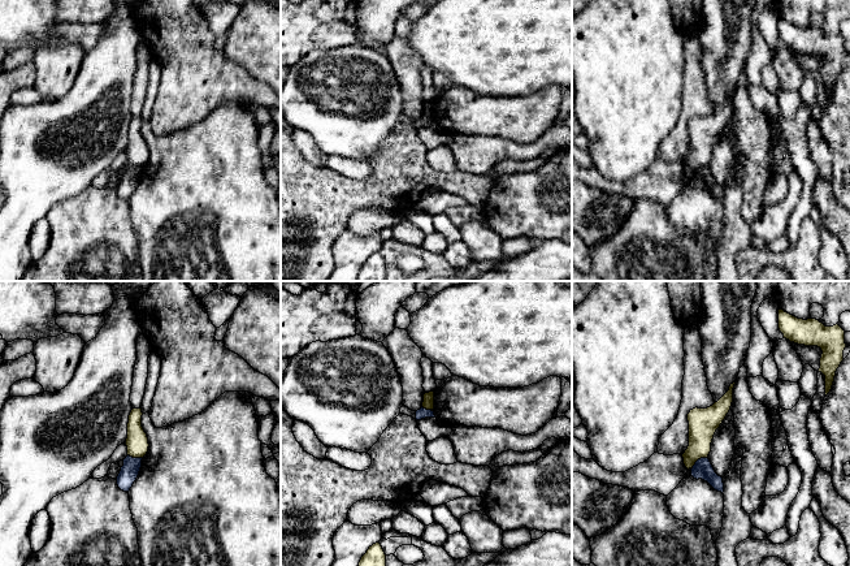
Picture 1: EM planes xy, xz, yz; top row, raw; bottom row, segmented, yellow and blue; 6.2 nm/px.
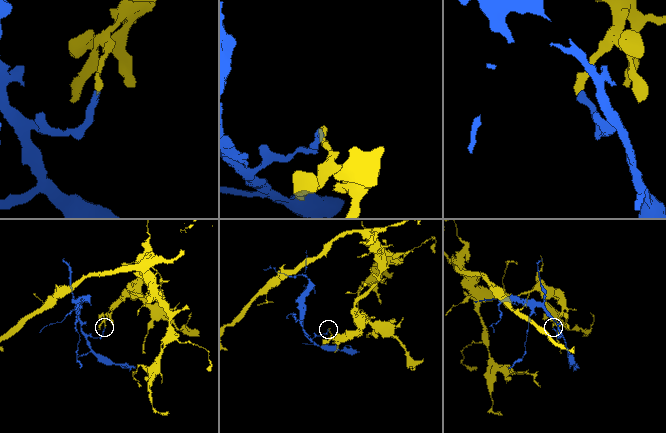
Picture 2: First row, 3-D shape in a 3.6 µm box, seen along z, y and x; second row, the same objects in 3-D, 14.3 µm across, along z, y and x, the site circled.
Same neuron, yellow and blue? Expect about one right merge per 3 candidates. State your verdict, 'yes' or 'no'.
no

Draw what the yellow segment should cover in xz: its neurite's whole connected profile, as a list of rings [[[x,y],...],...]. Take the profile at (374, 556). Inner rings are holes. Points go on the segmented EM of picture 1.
[[[380,543],[369,546],[367,553],[361,557],[359,566],[386,566],[386,554]]]

